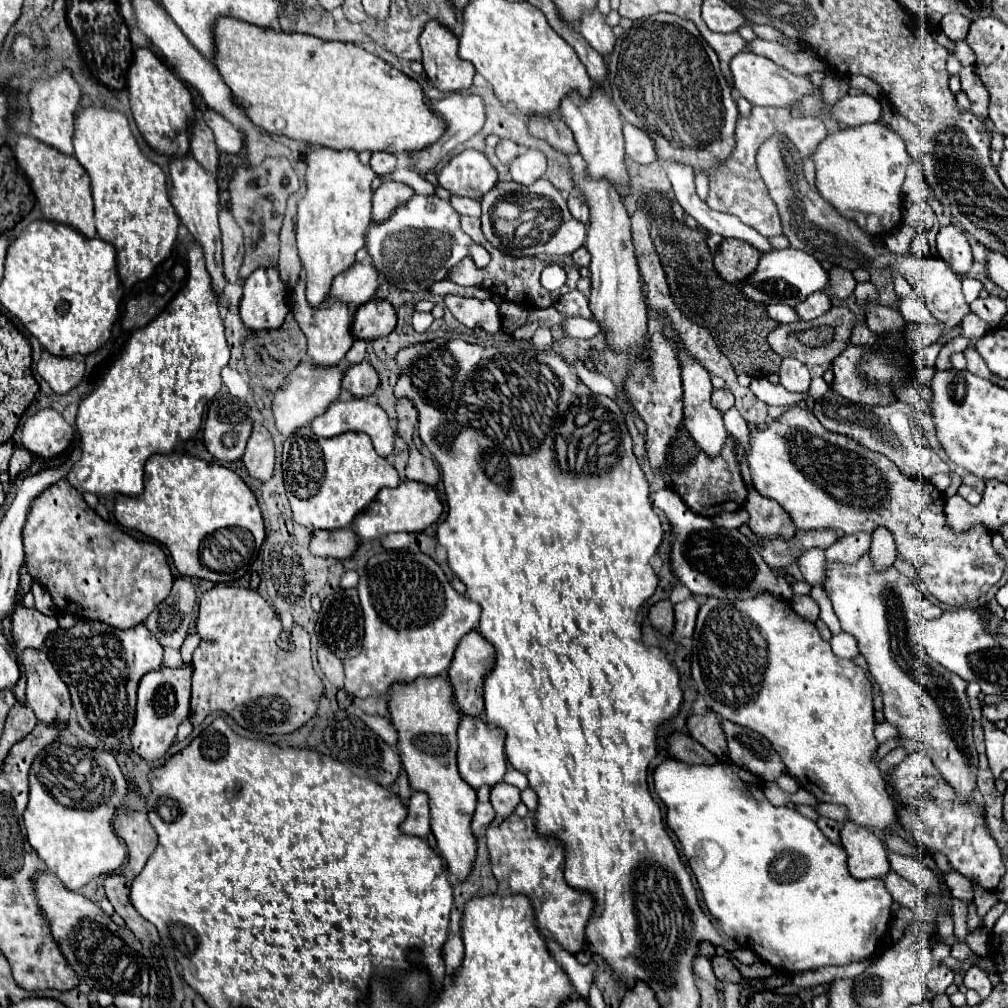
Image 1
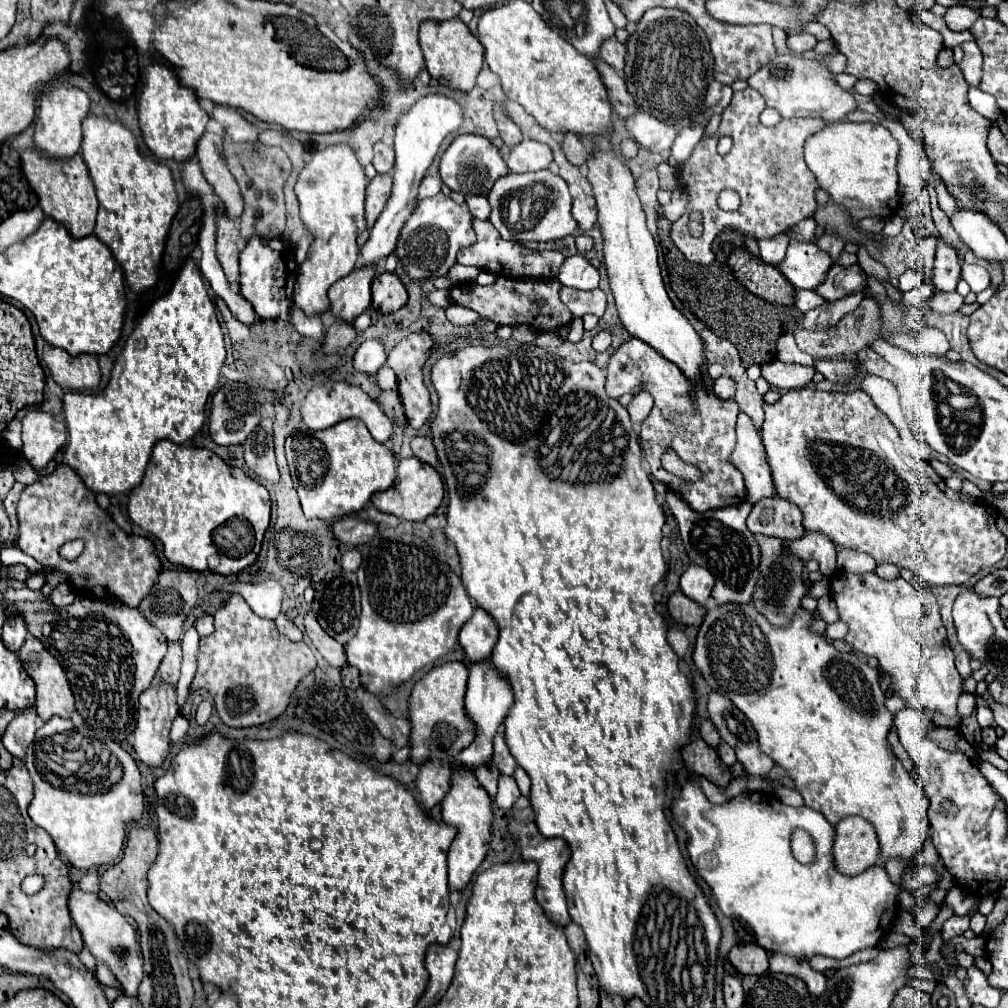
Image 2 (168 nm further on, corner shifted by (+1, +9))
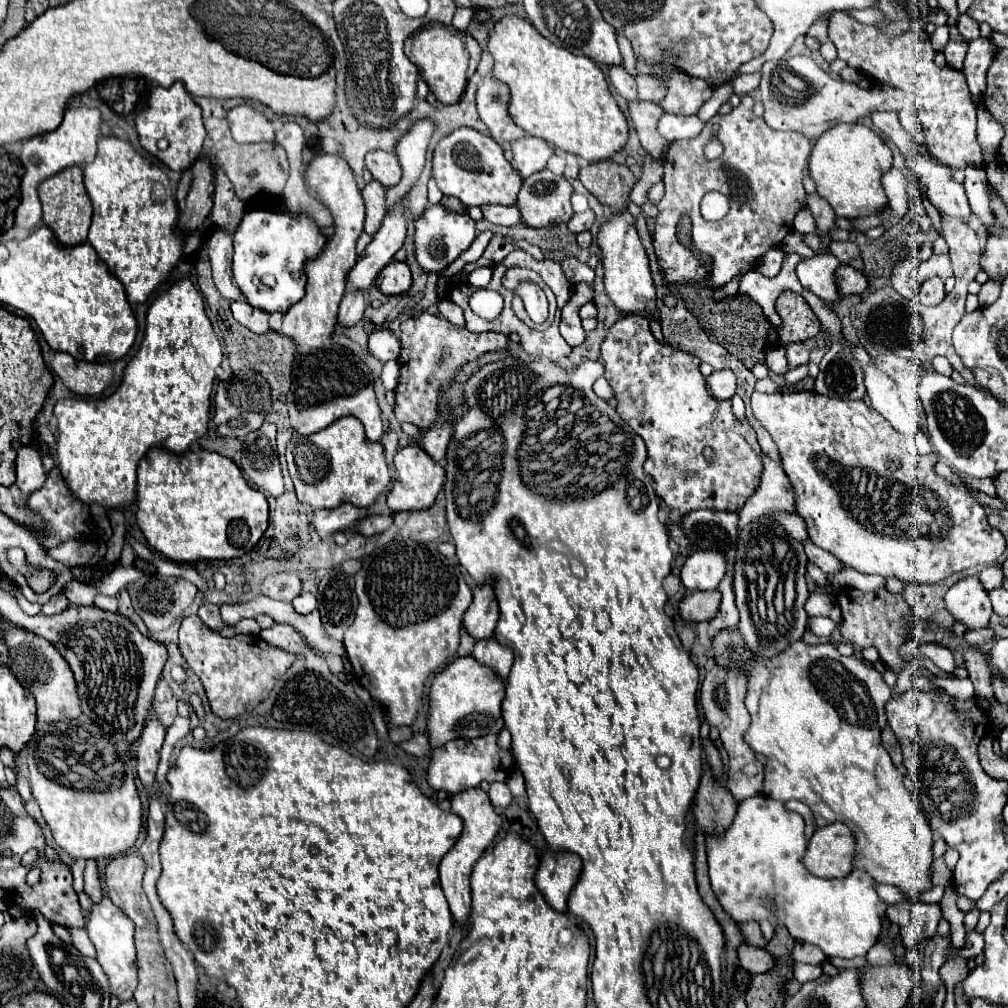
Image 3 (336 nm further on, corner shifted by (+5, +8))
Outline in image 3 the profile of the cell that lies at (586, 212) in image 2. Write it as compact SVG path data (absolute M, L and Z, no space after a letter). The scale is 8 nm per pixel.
M585 210L585 212L581 212L581 214L573 214L573 218L567 222L567 228L569 228L573 234L579 234L579 232L589 230L593 222L595 222L593 210Z

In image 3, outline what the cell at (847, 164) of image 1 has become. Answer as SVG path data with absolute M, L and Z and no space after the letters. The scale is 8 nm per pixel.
M835 124L817 138L809 156L809 174L817 192L831 204L833 212L843 218L879 214L887 208L887 194L881 186L881 174L893 164L887 144L863 124Z

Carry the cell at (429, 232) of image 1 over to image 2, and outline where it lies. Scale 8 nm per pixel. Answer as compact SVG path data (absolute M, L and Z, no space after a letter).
M437 193L435 197L417 199L415 211L411 211L407 223L401 227L399 241L395 247L395 255L403 265L403 271L413 279L437 279L445 277L447 271L455 265L455 257L459 249L476 243L477 238L471 227L473 215L467 205L453 203L445 193Z

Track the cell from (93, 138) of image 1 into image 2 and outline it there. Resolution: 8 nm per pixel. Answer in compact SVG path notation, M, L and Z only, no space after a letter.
M87 115L83 121L81 155L99 199L95 235L111 249L131 289L145 291L157 281L165 239L179 209L171 171L167 165L141 155L133 133L121 121L99 115Z

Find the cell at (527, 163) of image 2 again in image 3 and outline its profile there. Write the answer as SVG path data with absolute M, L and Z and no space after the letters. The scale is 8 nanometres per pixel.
M525 136L513 142L513 168L523 176L531 176L547 166L547 160L553 156L553 146L533 136Z

